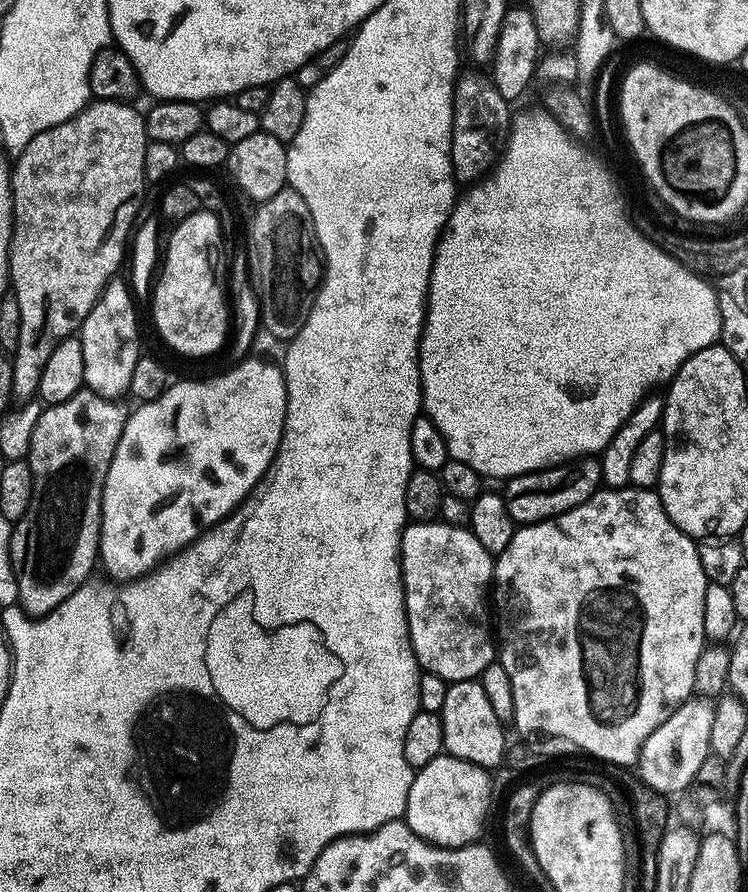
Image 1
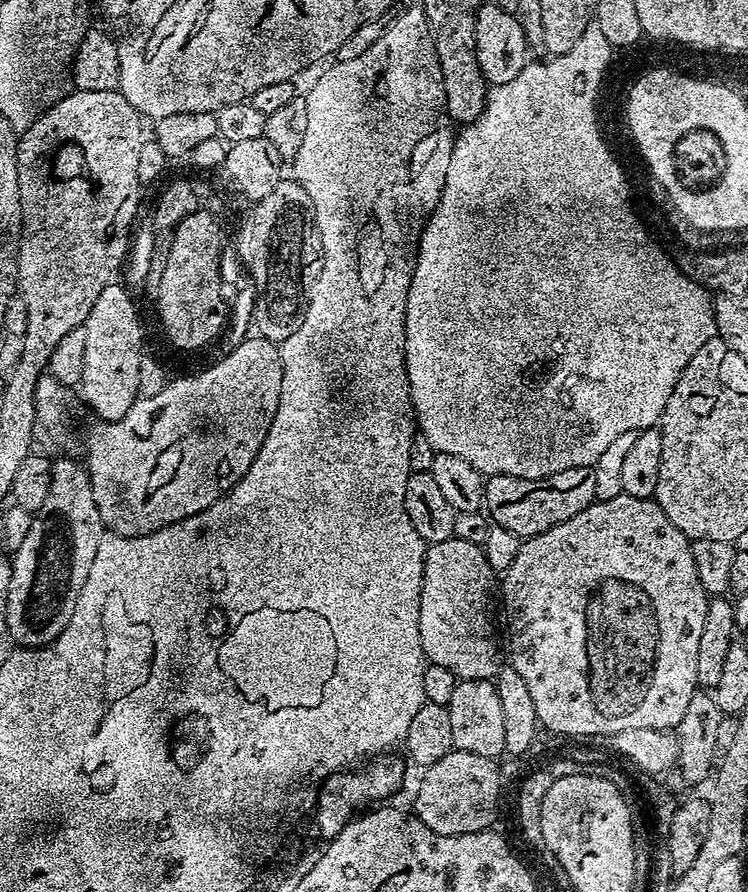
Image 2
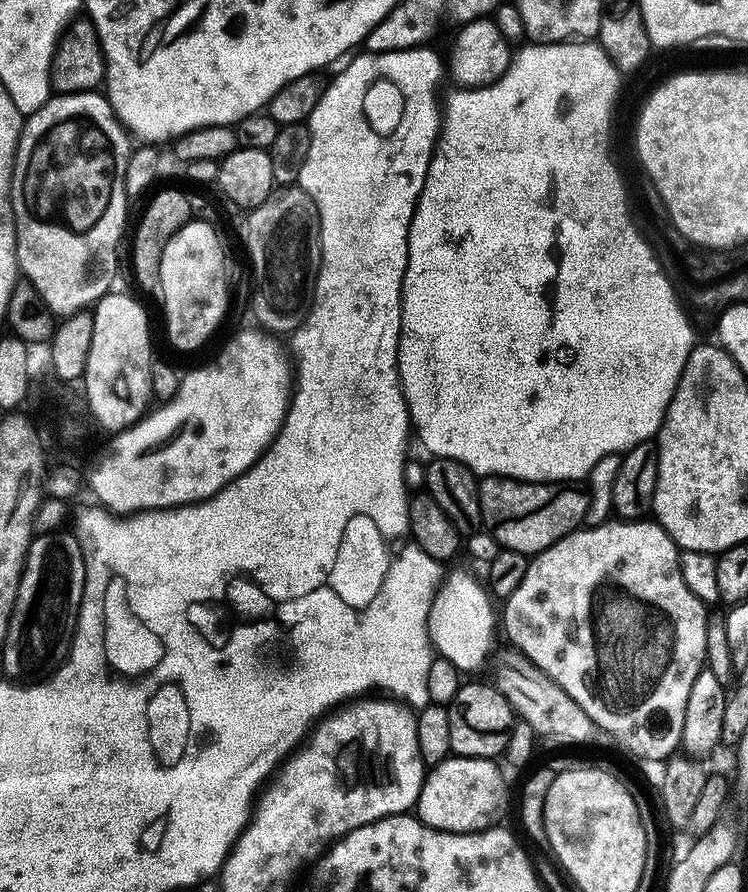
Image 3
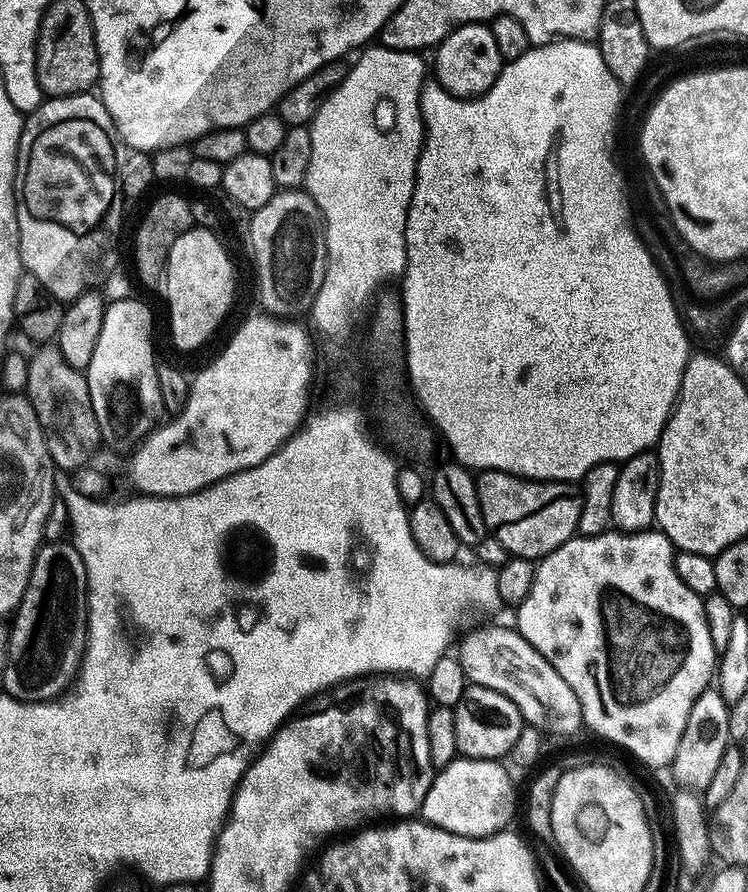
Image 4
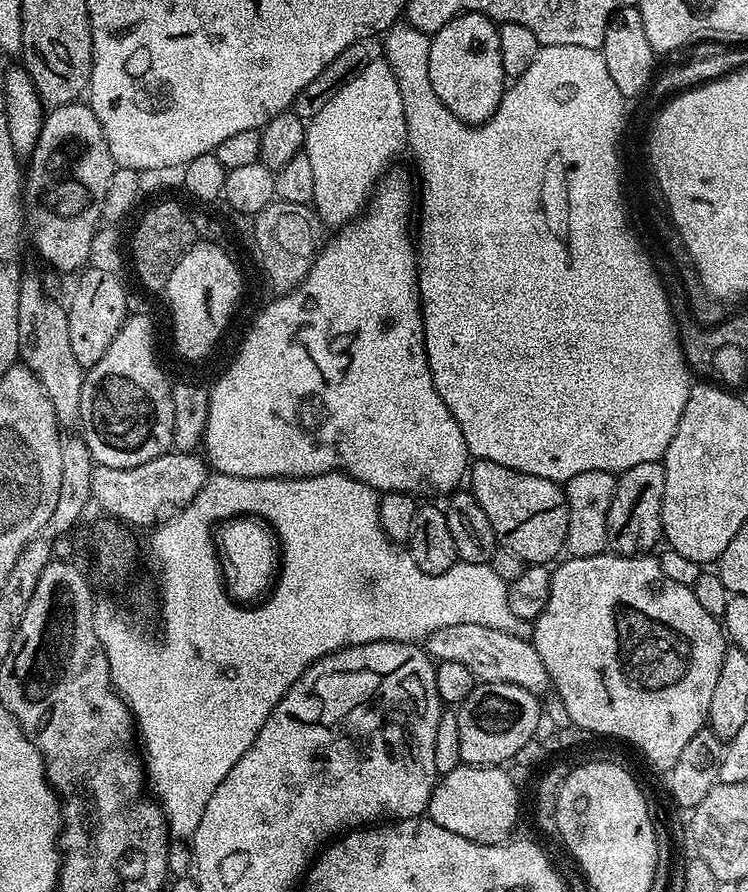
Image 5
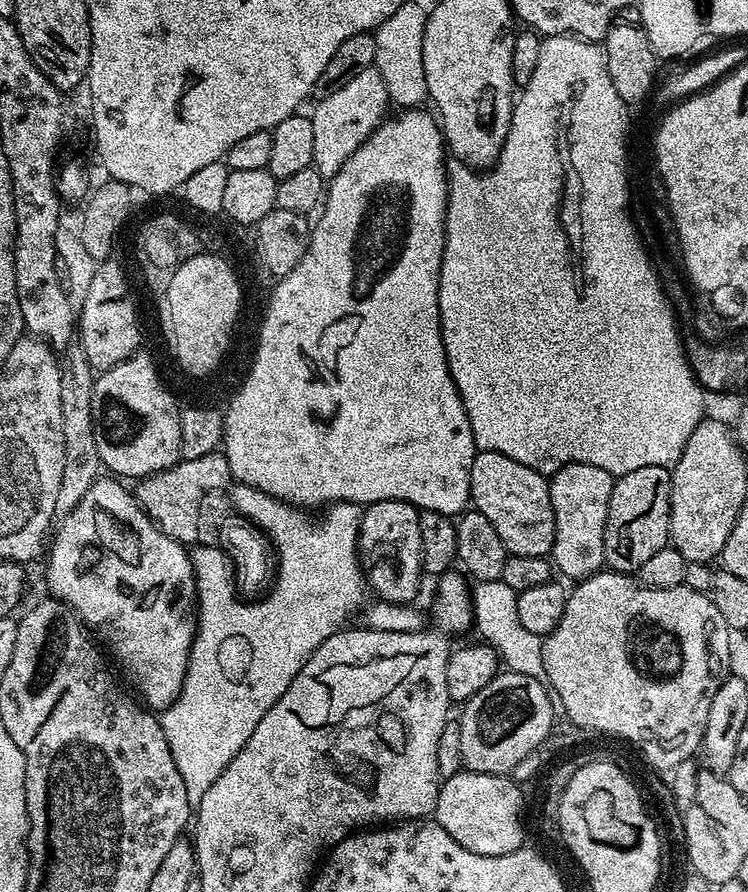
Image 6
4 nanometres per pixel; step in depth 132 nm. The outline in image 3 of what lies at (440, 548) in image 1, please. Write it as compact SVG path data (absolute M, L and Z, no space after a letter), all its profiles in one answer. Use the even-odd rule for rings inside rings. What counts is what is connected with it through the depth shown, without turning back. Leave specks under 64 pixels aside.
M464 568L445 571L428 615L428 638L433 649L443 659L454 662L460 673L476 672L487 662L496 632L498 636L498 608L481 577L479 580Z

